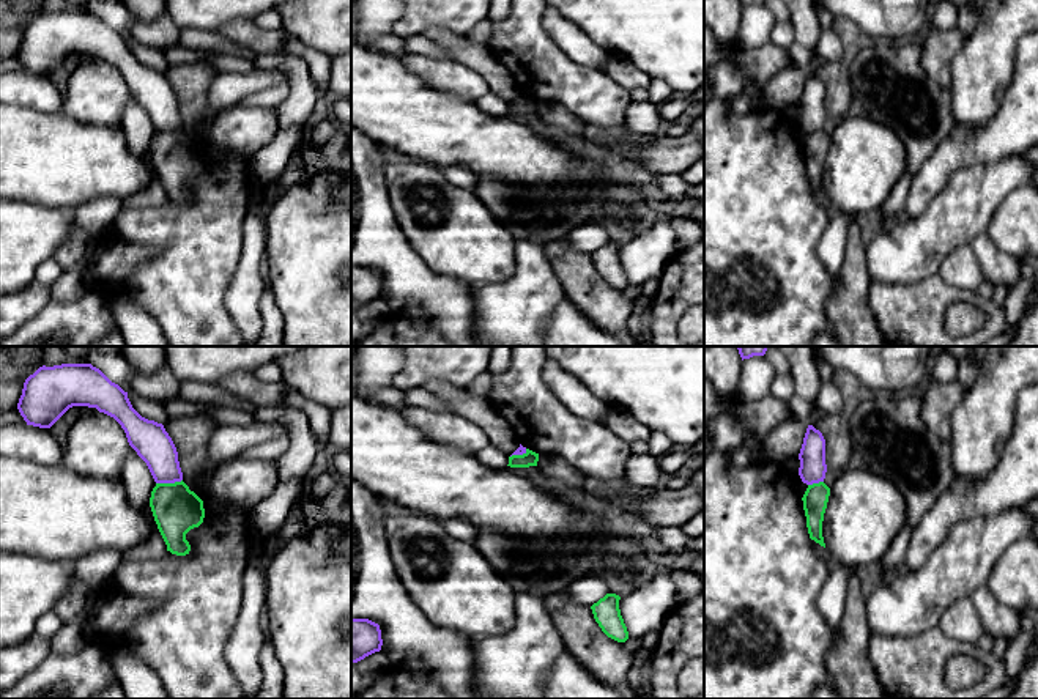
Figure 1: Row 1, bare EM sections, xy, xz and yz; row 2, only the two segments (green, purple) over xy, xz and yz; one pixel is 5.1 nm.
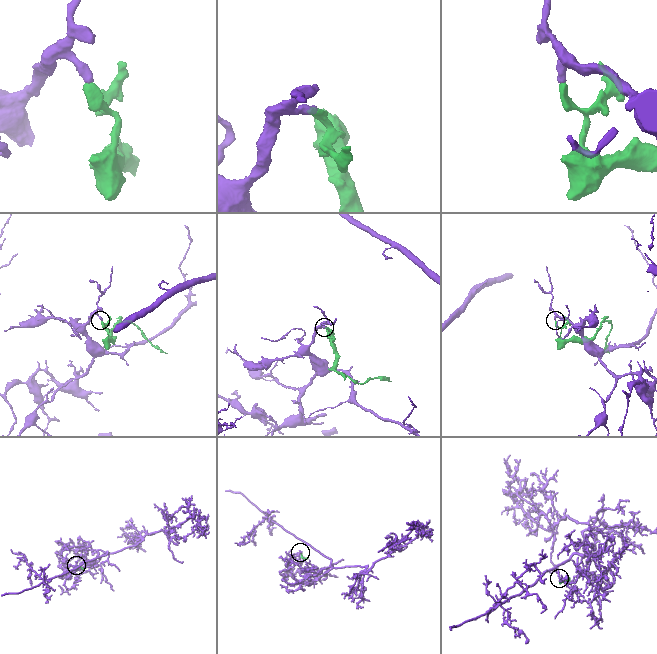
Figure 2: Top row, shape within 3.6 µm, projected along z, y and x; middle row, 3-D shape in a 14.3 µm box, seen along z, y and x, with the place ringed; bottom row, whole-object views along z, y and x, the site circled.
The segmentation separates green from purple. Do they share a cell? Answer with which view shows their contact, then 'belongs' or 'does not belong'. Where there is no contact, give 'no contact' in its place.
meets green in xy; does not belong

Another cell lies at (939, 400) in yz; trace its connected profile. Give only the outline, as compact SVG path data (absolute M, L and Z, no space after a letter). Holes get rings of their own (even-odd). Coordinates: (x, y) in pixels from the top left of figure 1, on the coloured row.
M959 381L931 383L923 395L921 419L928 430L940 435L948 433L953 409L966 395L966 389Z

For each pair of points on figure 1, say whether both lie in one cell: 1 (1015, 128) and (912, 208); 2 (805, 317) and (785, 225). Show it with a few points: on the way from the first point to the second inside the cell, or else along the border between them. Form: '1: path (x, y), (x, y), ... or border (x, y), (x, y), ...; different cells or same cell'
1: path (986, 144), (966, 145), (931, 180); same cell
2: path (785, 295), (785, 247); same cell

